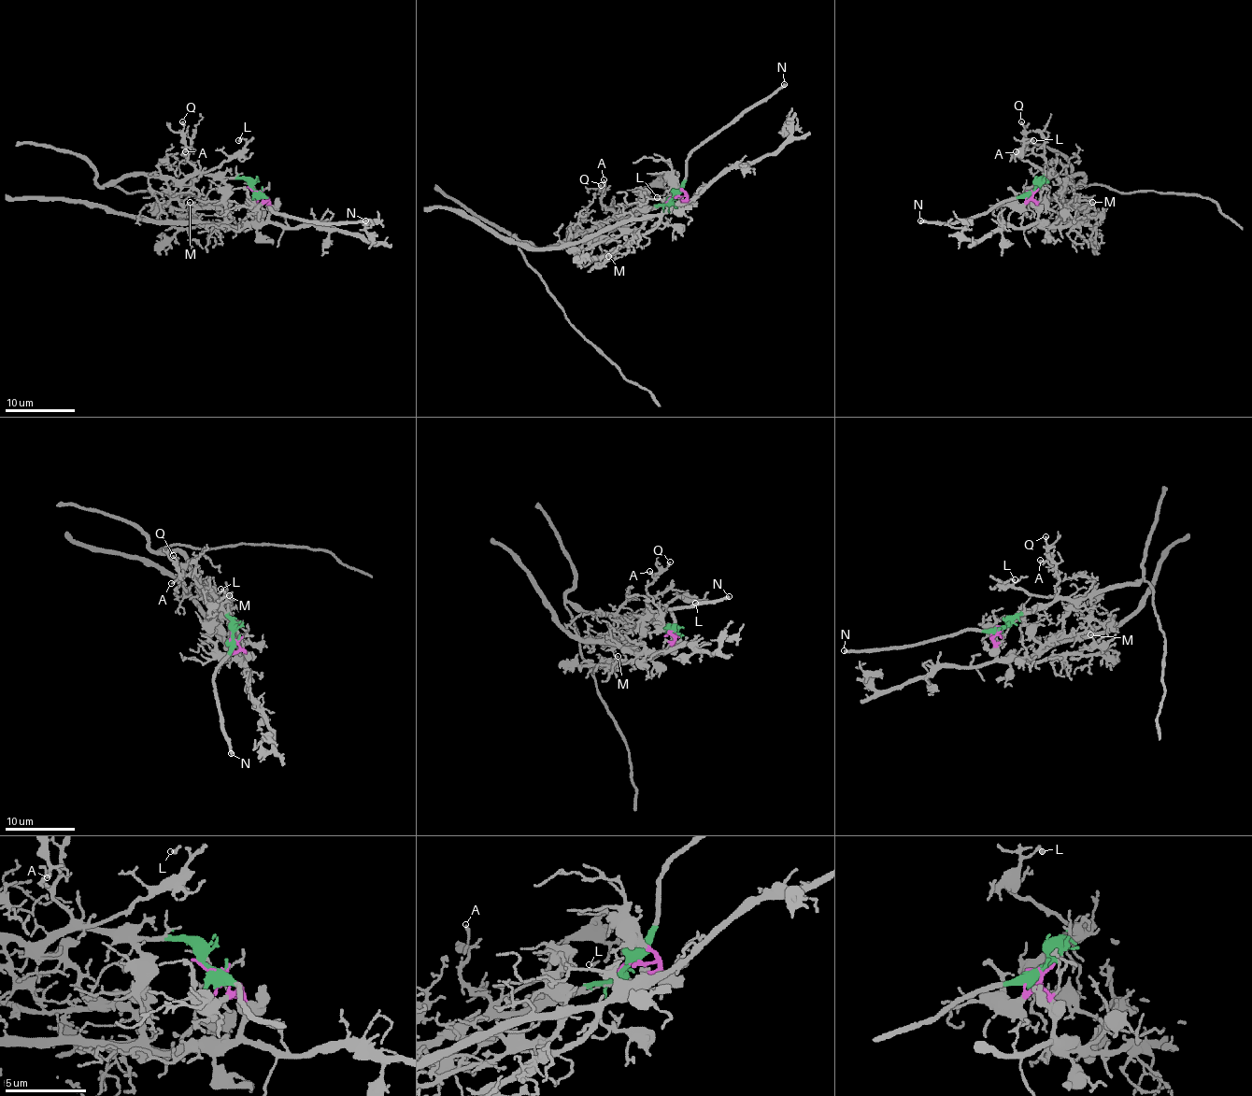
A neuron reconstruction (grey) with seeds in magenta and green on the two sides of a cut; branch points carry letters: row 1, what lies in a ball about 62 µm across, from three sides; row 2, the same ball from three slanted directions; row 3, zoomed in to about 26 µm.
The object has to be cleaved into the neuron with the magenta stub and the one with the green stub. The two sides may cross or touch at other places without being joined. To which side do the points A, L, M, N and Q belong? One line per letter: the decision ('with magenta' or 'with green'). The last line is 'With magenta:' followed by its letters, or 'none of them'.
A: with green
L: with green
M: with magenta
N: with green
Q: with green
With magenta: M

